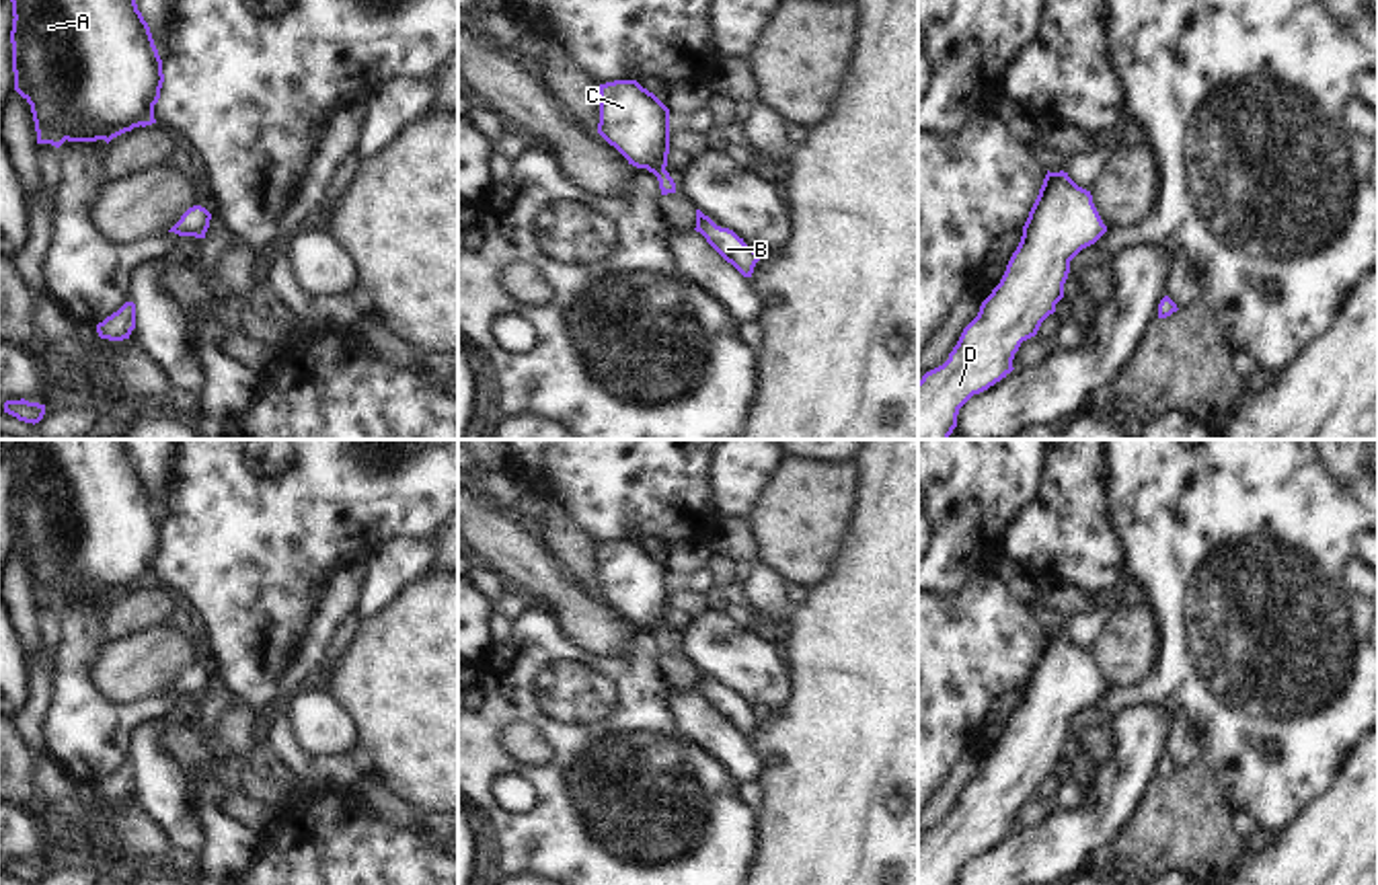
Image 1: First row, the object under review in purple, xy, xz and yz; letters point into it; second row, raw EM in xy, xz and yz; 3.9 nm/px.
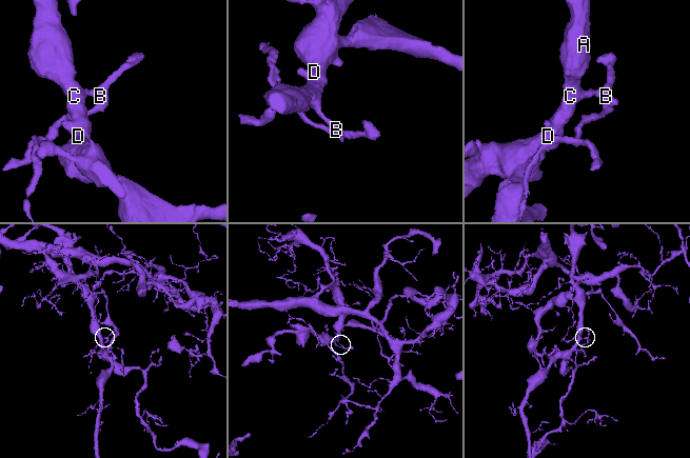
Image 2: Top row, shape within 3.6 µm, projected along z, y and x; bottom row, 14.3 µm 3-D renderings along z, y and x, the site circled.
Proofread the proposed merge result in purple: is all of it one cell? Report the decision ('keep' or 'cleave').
keep

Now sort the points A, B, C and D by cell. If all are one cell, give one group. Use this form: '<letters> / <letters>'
A B C D

